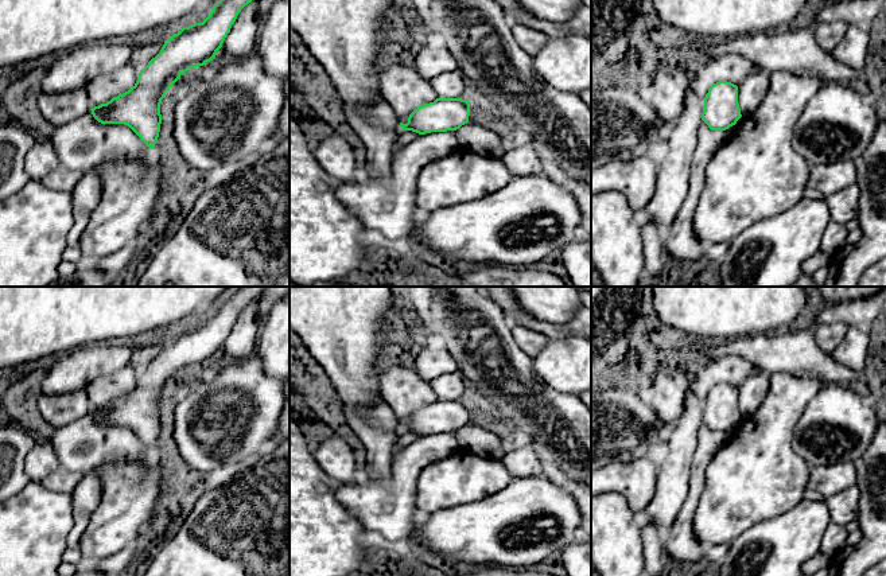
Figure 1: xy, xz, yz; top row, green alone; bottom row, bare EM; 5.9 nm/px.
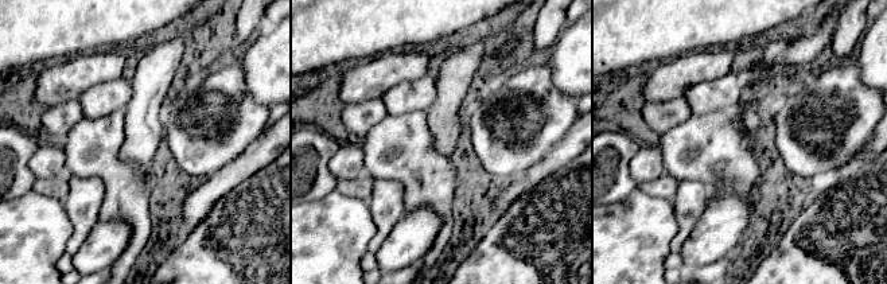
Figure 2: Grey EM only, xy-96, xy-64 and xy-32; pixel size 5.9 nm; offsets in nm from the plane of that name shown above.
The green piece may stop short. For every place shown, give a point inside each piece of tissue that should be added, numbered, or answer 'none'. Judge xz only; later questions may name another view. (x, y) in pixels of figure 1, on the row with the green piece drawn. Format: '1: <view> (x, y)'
none

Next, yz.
none

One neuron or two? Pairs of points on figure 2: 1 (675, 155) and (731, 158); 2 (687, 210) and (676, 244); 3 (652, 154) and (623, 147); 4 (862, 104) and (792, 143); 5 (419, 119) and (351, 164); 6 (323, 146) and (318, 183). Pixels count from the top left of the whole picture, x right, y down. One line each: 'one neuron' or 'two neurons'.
1: one neuron
2: one neuron
3: two neurons
4: one neuron
5: two neurons
6: one neuron

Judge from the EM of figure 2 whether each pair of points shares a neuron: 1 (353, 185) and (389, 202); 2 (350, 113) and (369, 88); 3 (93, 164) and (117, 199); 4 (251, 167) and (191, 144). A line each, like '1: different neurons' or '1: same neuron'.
1: different neurons
2: different neurons
3: same neuron
4: different neurons

